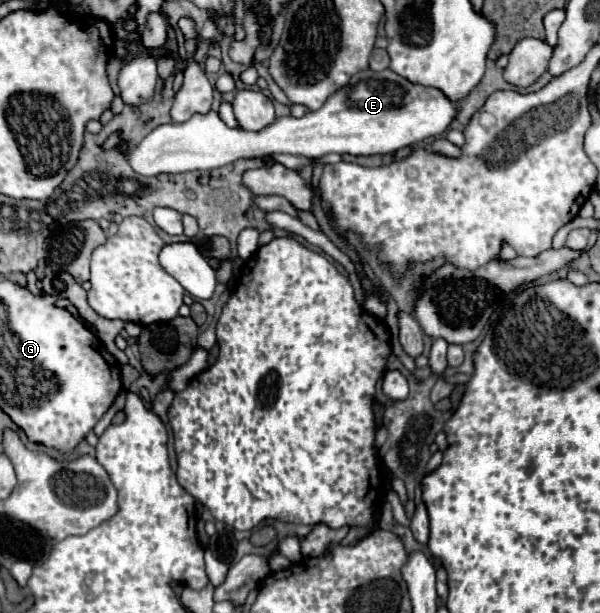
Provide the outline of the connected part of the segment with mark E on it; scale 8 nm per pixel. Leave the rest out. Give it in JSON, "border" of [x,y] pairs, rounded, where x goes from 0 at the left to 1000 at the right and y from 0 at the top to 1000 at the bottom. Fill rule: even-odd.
{"border":[[[650,111],[637,117],[607,114],[587,124],[580,140],[553,153],[533,179],[513,183],[503,192],[460,192],[433,215],[380,209],[360,183],[347,183],[343,189],[327,186],[303,202],[270,202],[217,248],[217,268],[237,287],[260,287],[273,281],[353,277],[397,258],[440,258],[450,251],[497,251],[510,258],[537,258],[553,248],[590,254],[653,251],[713,222],[737,219],[757,186],[760,170],[727,144],[683,137]]]}

